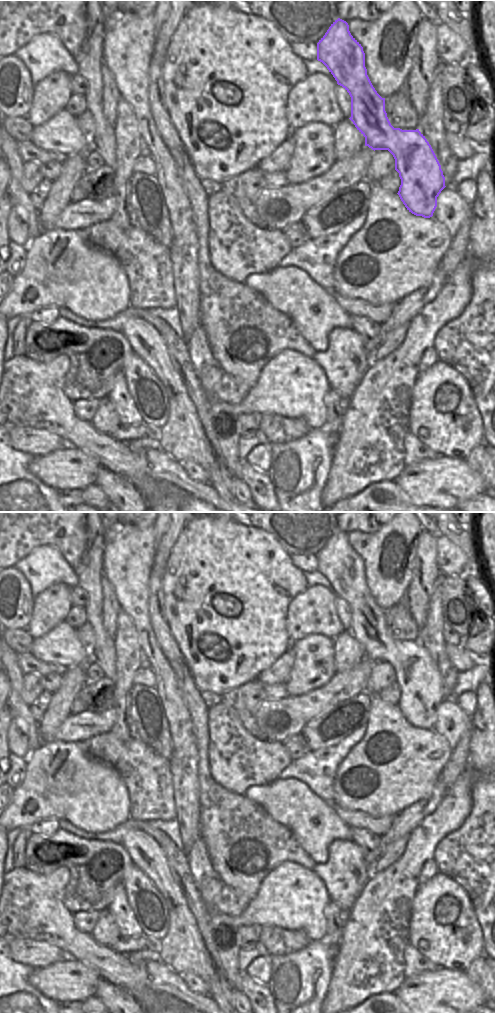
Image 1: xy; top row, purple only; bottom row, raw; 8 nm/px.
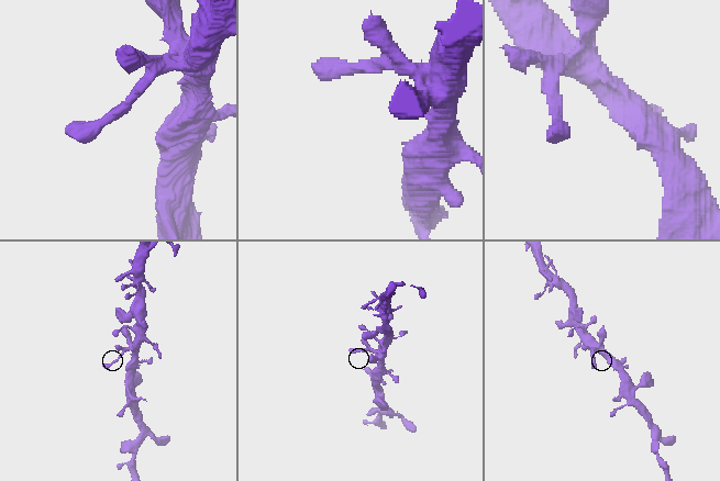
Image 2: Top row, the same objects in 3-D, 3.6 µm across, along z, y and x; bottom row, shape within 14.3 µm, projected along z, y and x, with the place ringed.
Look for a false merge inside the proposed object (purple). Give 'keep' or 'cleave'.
keep

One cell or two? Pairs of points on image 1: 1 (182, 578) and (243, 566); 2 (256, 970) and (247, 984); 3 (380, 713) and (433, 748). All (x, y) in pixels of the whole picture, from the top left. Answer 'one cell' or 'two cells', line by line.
1: one cell
2: two cells
3: one cell

